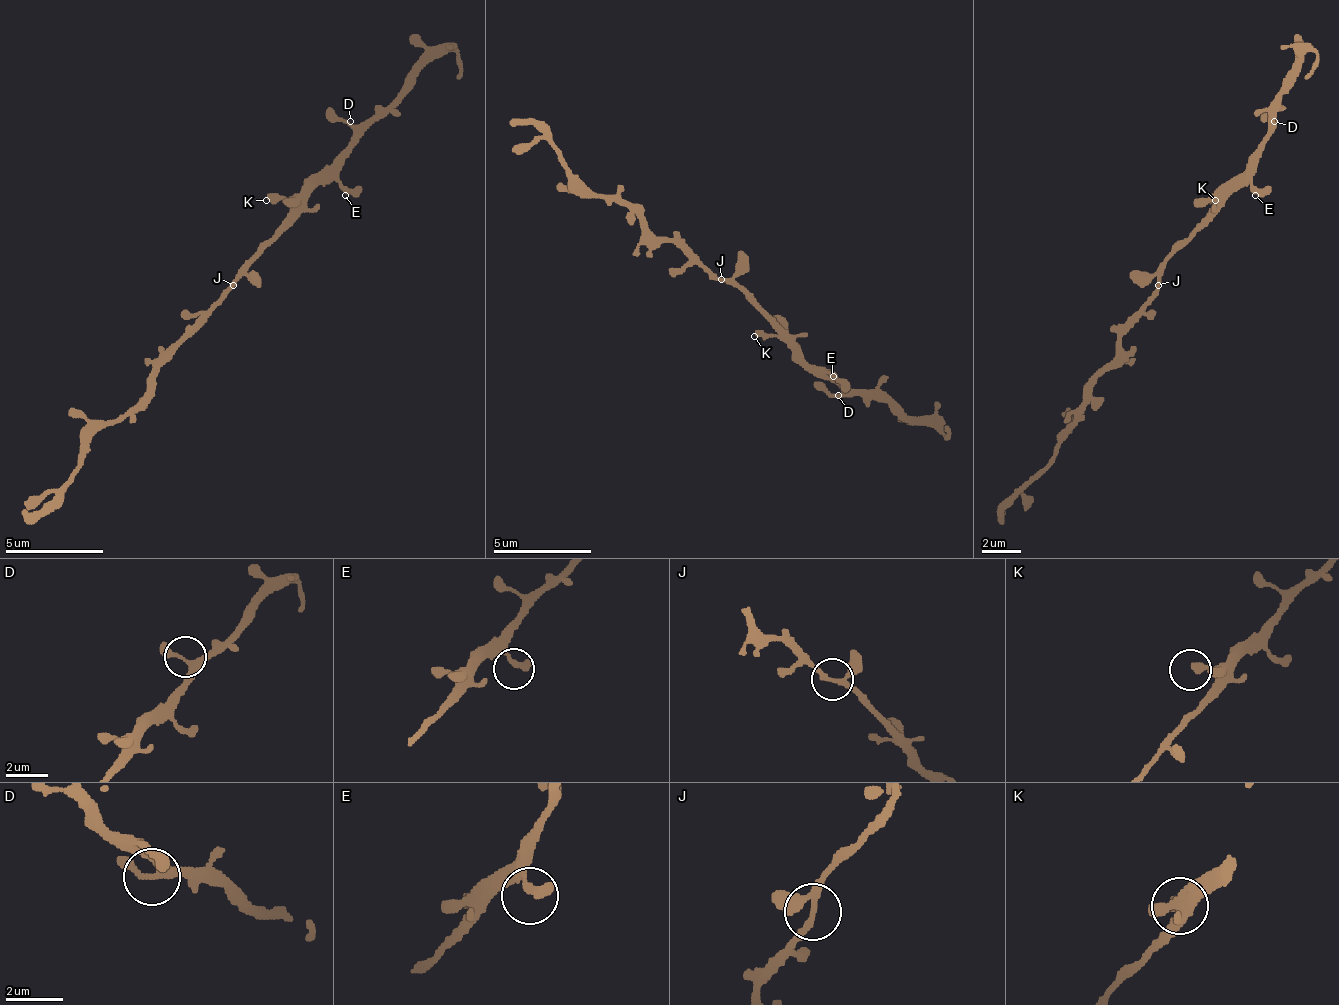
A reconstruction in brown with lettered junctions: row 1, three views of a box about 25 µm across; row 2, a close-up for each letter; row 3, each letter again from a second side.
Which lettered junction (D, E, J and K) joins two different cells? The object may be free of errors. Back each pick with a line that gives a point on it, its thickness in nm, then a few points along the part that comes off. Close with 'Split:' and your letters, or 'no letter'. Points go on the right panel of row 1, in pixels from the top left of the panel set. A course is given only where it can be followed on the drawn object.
Split: no letter

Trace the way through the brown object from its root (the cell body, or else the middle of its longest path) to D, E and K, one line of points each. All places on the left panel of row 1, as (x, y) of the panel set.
D: (242, 274), (242, 264), (281, 224), (291, 205), (335, 160), (335, 156), (350, 141), (355, 131), (350, 121)
E: (242, 274), (242, 264), (315, 185), (335, 180), (345, 195)
K: (242, 274), (242, 264), (281, 224), (281, 219), (291, 210), (286, 200), (266, 200)

